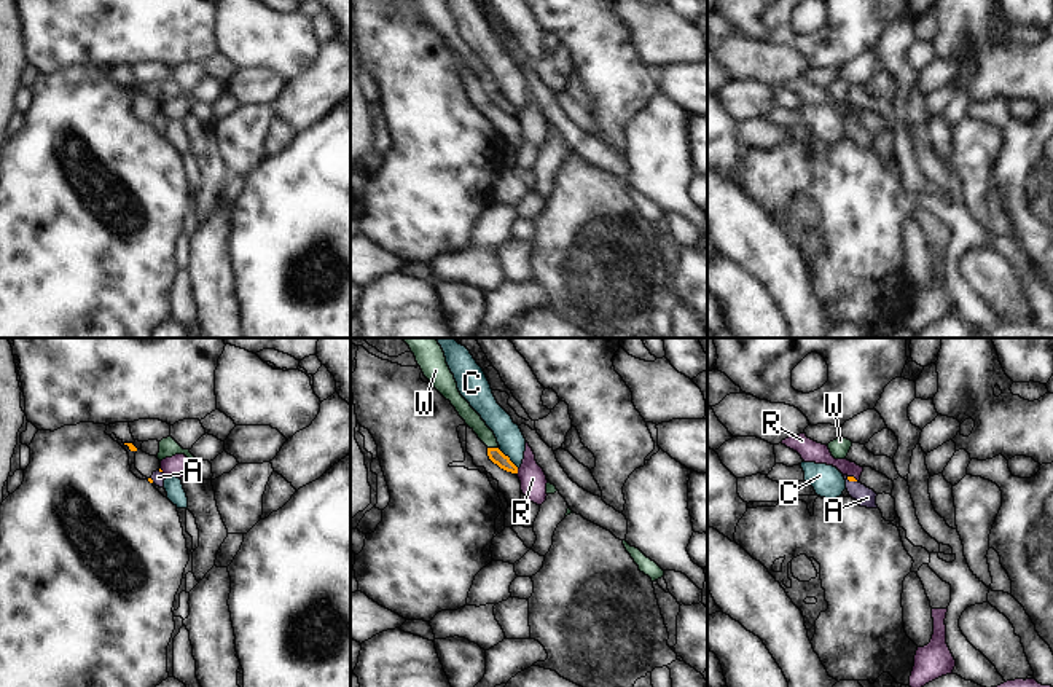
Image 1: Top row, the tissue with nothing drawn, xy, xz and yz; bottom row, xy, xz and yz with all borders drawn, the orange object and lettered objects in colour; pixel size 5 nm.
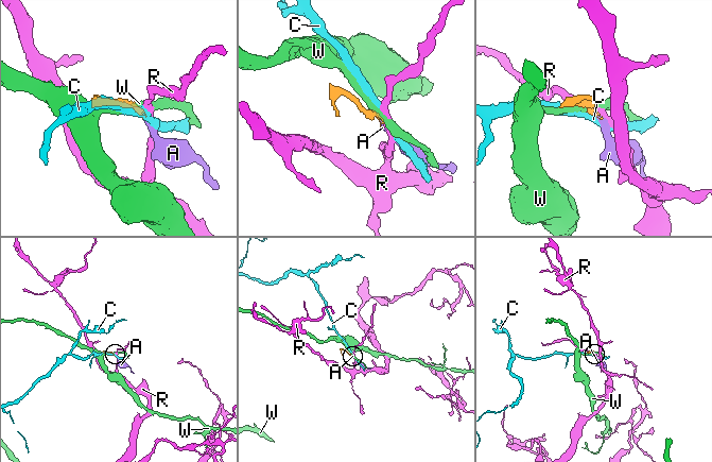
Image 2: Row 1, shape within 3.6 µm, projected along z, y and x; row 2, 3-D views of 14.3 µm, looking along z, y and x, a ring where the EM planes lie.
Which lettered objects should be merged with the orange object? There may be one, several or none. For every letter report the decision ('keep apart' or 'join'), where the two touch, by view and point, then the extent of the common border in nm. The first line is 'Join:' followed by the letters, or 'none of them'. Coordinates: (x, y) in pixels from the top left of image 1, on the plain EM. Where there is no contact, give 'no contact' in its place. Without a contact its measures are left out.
Join: A
A: join | yz (851, 123) | 60 nm
C: keep apart | xz (508, 101) | 140 nm
R: keep apart | xz (516, 115) | 30 nm
W: keep apart | xz (494, 91) | 70 nm

